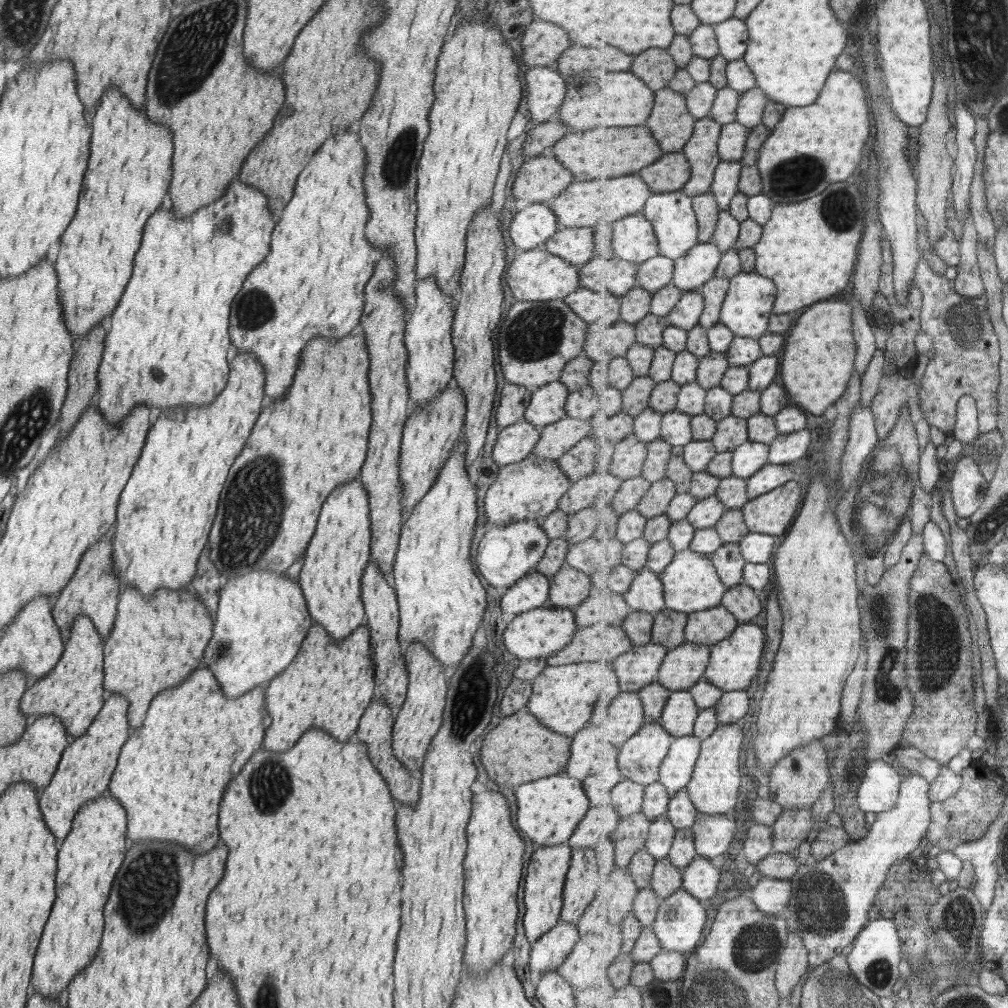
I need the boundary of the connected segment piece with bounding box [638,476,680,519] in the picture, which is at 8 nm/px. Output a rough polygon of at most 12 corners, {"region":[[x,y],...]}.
{"region":[[668,476],[654,483],[638,510],[649,519],[666,514],[679,494]]}

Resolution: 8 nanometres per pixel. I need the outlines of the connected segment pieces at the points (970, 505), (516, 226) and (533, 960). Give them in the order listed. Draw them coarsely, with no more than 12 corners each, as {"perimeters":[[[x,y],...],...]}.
{"perimeters":[[[973,455],[950,482],[958,517],[969,519],[988,498],[991,481]],[[550,203],[513,216],[516,250],[543,248],[559,228]],[[559,921],[531,945],[531,972],[557,972],[580,934]]]}

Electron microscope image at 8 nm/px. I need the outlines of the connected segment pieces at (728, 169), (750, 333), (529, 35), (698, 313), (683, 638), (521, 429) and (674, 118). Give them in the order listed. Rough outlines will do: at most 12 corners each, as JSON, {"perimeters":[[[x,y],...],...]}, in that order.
{"perimeters":[[[724,161],[712,191],[723,210],[741,193],[745,165]],[[735,276],[722,323],[737,336],[771,331],[779,298],[774,278]],[[532,22],[520,40],[526,66],[552,64],[570,46],[550,22]],[[687,291],[669,314],[671,324],[692,330],[702,322],[706,296]],[[656,613],[653,643],[671,650],[689,642],[690,613]],[[525,420],[499,428],[492,458],[499,466],[528,457],[540,429]],[[657,91],[648,122],[668,153],[684,151],[699,119],[688,95]]]}

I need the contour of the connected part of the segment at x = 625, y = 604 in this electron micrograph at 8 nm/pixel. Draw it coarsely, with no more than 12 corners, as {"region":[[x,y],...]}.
{"region":[[594,585],[573,608],[581,628],[623,624],[634,611],[624,594]]}

